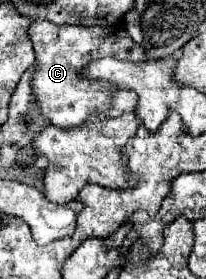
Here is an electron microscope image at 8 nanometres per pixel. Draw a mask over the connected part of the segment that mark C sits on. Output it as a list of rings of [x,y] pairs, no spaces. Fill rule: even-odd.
[[[33,20],[29,30],[29,40],[35,48],[37,66],[31,76],[31,88],[35,104],[51,124],[59,128],[73,128],[87,120],[89,114],[99,112],[105,116],[119,116],[125,110],[133,110],[137,96],[129,90],[111,90],[103,84],[83,80],[79,68],[91,60],[113,56],[127,60],[145,60],[145,52],[137,46],[123,28],[105,28],[105,26],[71,26],[71,24],[53,24],[51,20]]]

